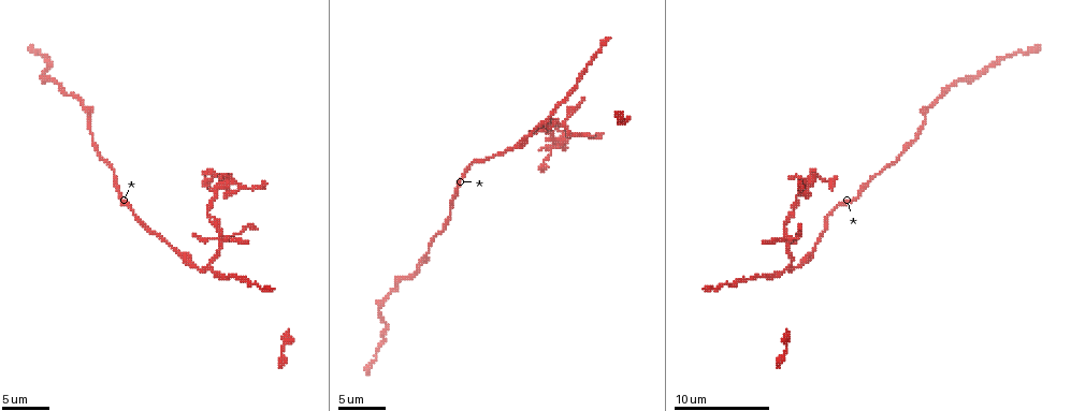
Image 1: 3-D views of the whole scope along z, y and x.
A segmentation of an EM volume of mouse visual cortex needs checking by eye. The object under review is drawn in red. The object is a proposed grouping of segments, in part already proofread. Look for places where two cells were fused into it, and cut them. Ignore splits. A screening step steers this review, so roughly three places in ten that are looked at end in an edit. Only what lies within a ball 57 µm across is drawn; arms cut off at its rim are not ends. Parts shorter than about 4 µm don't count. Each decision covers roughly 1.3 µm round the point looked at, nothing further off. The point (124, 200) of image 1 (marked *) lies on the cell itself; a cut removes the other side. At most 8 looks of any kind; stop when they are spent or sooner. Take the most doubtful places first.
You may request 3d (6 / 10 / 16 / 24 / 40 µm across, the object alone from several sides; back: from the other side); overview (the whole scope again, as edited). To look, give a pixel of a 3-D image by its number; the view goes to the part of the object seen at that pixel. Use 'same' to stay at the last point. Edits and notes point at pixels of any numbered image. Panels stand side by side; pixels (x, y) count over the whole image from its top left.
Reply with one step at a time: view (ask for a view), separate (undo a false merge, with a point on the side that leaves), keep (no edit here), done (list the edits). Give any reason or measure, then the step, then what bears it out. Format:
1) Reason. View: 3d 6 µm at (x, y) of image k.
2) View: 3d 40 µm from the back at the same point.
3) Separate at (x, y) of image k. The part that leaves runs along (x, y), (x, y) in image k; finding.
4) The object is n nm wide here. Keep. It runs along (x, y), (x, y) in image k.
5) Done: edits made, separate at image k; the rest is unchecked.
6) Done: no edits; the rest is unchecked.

A fork. View: 3d 10 µm at (544, 125) of image 1.

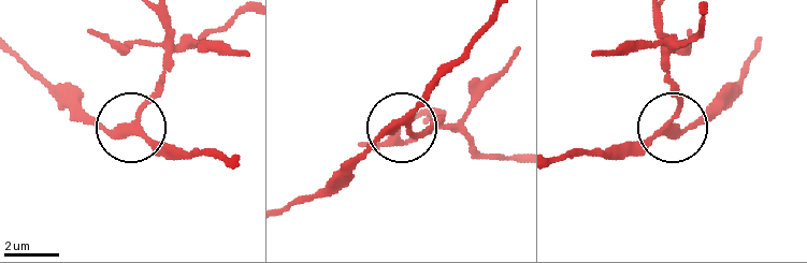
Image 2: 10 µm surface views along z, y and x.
View: 3d 6 µm at (132, 121) of image 2.

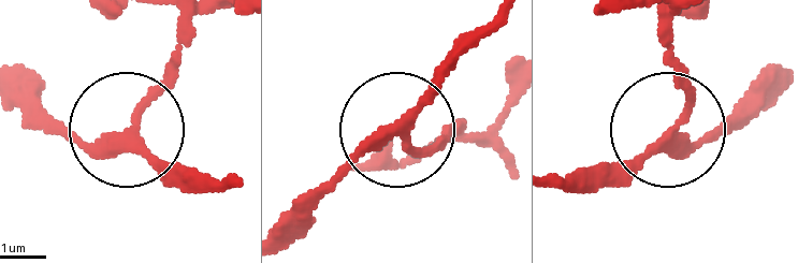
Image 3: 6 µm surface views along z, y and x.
3 arms meet here. Keep. One cell here.

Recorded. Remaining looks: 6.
View: 3d 10 µm at (809, 181) of image 1.

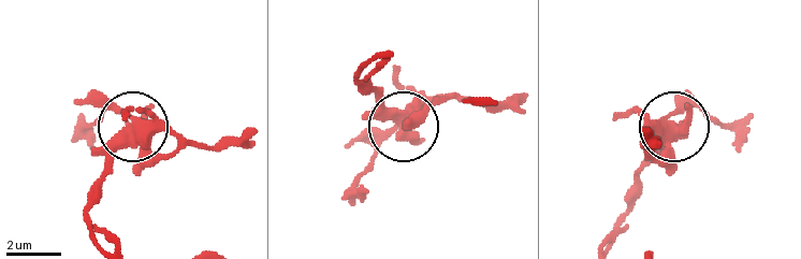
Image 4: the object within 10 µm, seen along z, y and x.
View: 3d 6 µm at (671, 122) of image 4.

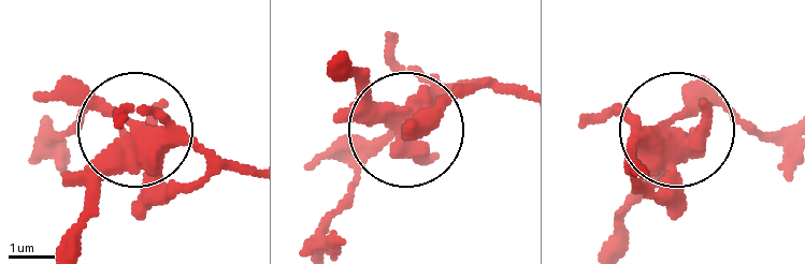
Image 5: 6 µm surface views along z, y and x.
Separate at (98, 99) of image 5. The part that leaves runs along (127, 159), (182, 182), (250, 171) in image 5; a second cell is stuck on.

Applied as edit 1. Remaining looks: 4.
Redraw. View: overview.

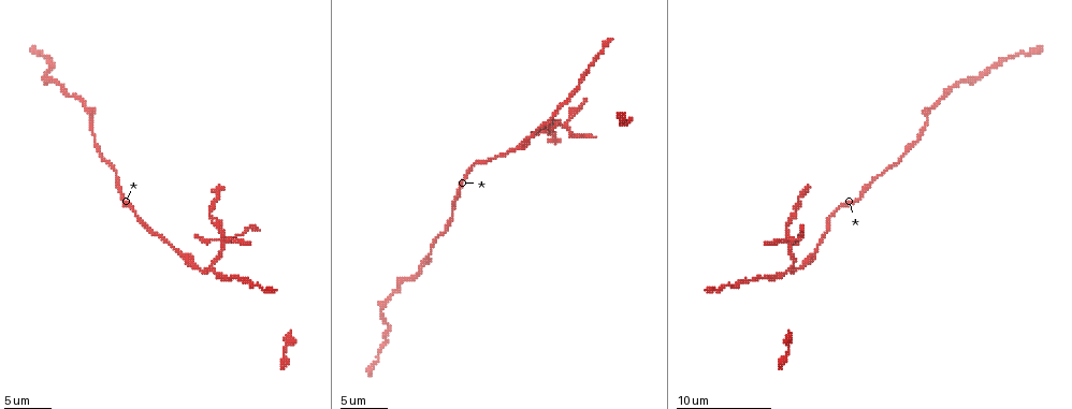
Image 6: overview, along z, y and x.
View: 3d 6 µm at (576, 88) of image 6.

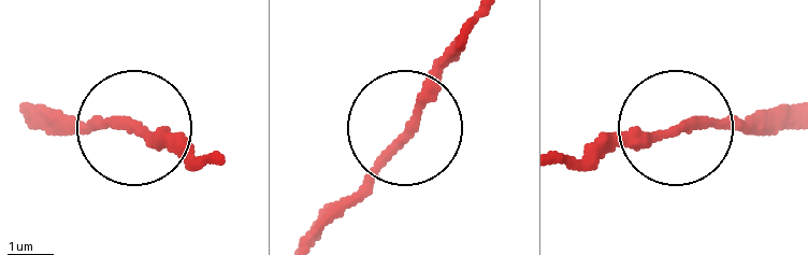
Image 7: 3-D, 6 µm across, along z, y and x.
The object is 200 nm wide here. Keep. All the same cell.

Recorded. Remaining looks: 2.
Sudden change in width. View: 3d 6 µm at (963, 78) of image 6.

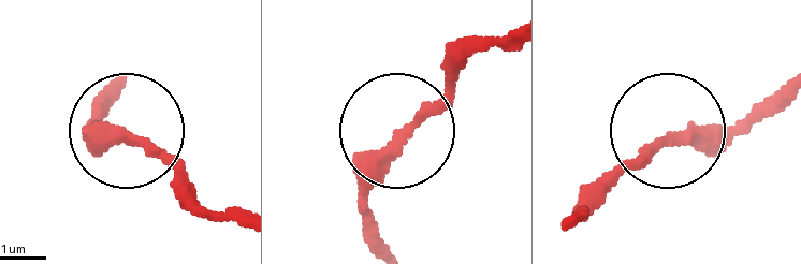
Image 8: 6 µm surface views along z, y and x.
View: 3d 6 µm from the back at (128, 136) of image 8.

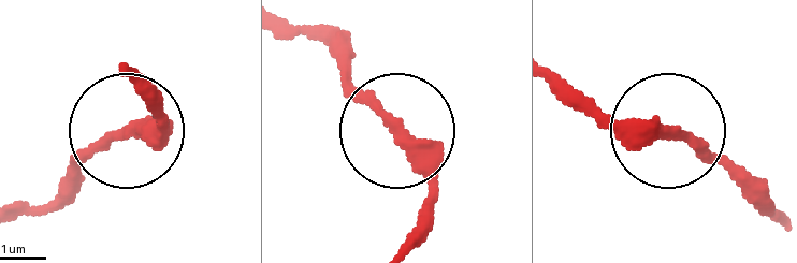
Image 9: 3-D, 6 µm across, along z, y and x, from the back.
The object is 280 nm wide here. Keep. It runs along (283, 22), (318, 41), (387, 121), (430, 191), (433, 222) in image 9; continuous, no second cell.

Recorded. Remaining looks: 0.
Done: edits made, separate at image 5; the rest is unchecked.

